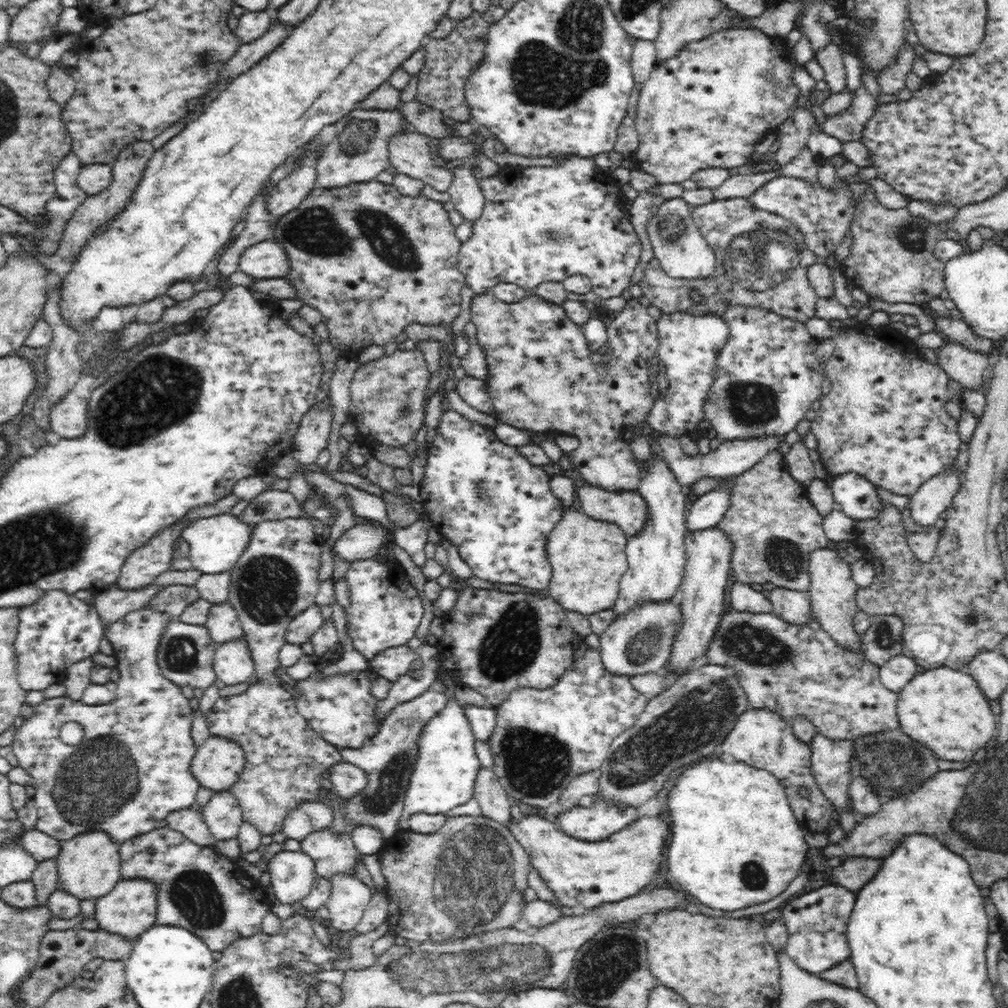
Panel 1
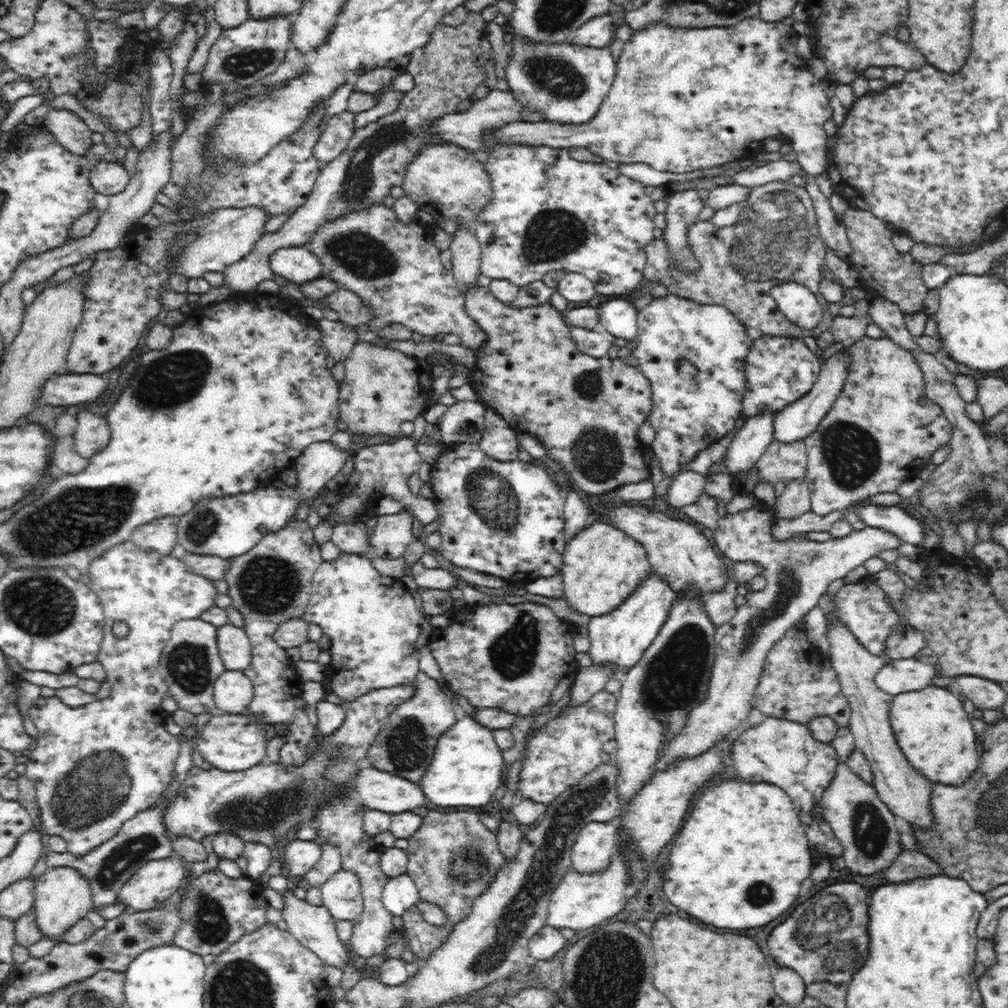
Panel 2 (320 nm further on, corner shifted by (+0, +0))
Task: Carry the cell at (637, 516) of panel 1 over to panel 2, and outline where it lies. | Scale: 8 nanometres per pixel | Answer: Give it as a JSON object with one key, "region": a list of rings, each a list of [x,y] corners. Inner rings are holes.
{"region":[[[614,506],[608,510],[610,520],[616,528],[623,530],[645,549],[651,571],[659,579],[667,580],[673,591],[695,588],[707,596],[708,593],[723,591],[728,584],[727,568],[721,556],[714,550],[712,540],[694,526],[682,520],[672,520],[662,512],[650,512],[642,506]]]}

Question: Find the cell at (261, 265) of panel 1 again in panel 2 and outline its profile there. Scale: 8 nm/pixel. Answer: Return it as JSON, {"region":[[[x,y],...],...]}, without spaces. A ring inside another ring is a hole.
{"region":[[[280,247],[269,255],[269,271],[288,281],[301,285],[322,276],[324,266],[320,259],[304,247]]]}

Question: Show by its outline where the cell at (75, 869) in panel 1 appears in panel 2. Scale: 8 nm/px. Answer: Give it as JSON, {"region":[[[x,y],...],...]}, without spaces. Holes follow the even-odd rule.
{"region":[[[53,867],[46,870],[35,880],[34,893],[33,909],[40,929],[40,938],[59,942],[63,934],[79,920],[86,918],[86,914],[92,909],[91,885],[79,870],[72,867]]]}

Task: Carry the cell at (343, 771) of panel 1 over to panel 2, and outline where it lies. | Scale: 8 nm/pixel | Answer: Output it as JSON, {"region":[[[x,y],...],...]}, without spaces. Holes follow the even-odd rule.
{"region":[[[370,767],[356,775],[355,790],[368,809],[398,814],[424,806],[425,794],[419,783]]]}

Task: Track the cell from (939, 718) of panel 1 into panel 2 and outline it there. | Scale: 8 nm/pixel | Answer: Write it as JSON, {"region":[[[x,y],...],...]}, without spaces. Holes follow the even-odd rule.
{"region":[[[936,685],[892,697],[889,719],[896,742],[908,762],[932,784],[959,787],[978,768],[976,734],[964,709],[958,696]]]}

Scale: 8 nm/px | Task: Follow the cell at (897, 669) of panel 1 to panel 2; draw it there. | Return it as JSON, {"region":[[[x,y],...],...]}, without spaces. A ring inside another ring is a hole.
{"region":[[[926,655],[886,661],[875,678],[877,687],[892,696],[924,690],[924,687],[934,686],[936,681],[937,667]]]}

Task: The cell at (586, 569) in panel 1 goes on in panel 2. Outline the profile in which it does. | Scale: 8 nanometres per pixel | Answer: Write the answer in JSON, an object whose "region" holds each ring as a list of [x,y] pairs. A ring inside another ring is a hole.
{"region":[[[592,520],[590,528],[586,526],[586,530],[568,542],[562,558],[564,596],[572,609],[591,618],[616,610],[651,571],[648,554],[640,543],[626,536],[623,530],[599,520]]]}

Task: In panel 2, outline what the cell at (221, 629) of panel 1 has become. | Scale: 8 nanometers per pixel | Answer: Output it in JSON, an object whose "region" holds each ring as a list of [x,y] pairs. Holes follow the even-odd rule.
{"region":[[[228,623],[217,628],[217,645],[225,670],[245,671],[251,662],[251,642],[244,628]]]}

